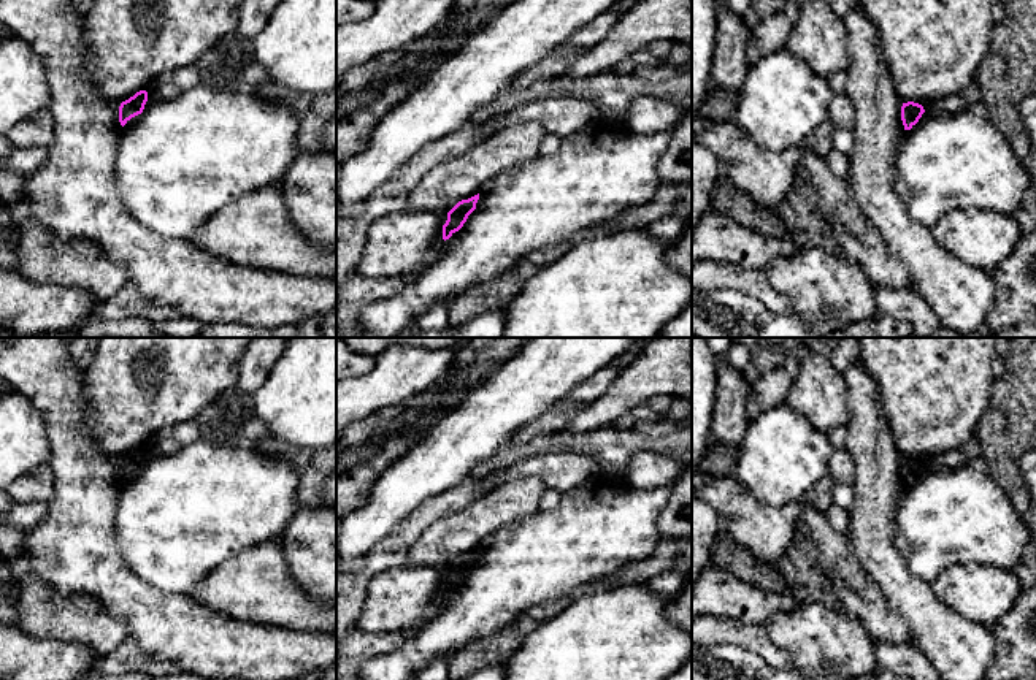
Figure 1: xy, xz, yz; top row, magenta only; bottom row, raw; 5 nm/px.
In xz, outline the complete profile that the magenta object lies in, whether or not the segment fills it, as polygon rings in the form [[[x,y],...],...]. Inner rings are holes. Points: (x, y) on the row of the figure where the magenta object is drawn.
[[[479,193],[459,201],[449,212],[447,220],[443,225],[443,239],[449,239],[455,231],[459,231],[466,222],[468,216],[476,209],[476,203],[479,200]]]

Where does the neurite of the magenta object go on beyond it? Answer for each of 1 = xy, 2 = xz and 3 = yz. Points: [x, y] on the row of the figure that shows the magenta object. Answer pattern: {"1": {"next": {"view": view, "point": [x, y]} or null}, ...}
{"1": {"next": null}, "2": {"next": null}, "3": {"next": null}}

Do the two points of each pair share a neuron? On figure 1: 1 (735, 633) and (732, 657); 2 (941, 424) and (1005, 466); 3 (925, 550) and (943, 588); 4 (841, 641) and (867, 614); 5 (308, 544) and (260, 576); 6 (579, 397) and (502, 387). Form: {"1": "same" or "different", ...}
{"1": "different", "2": "different", "3": "different", "4": "different", "5": "different", "6": "different"}

